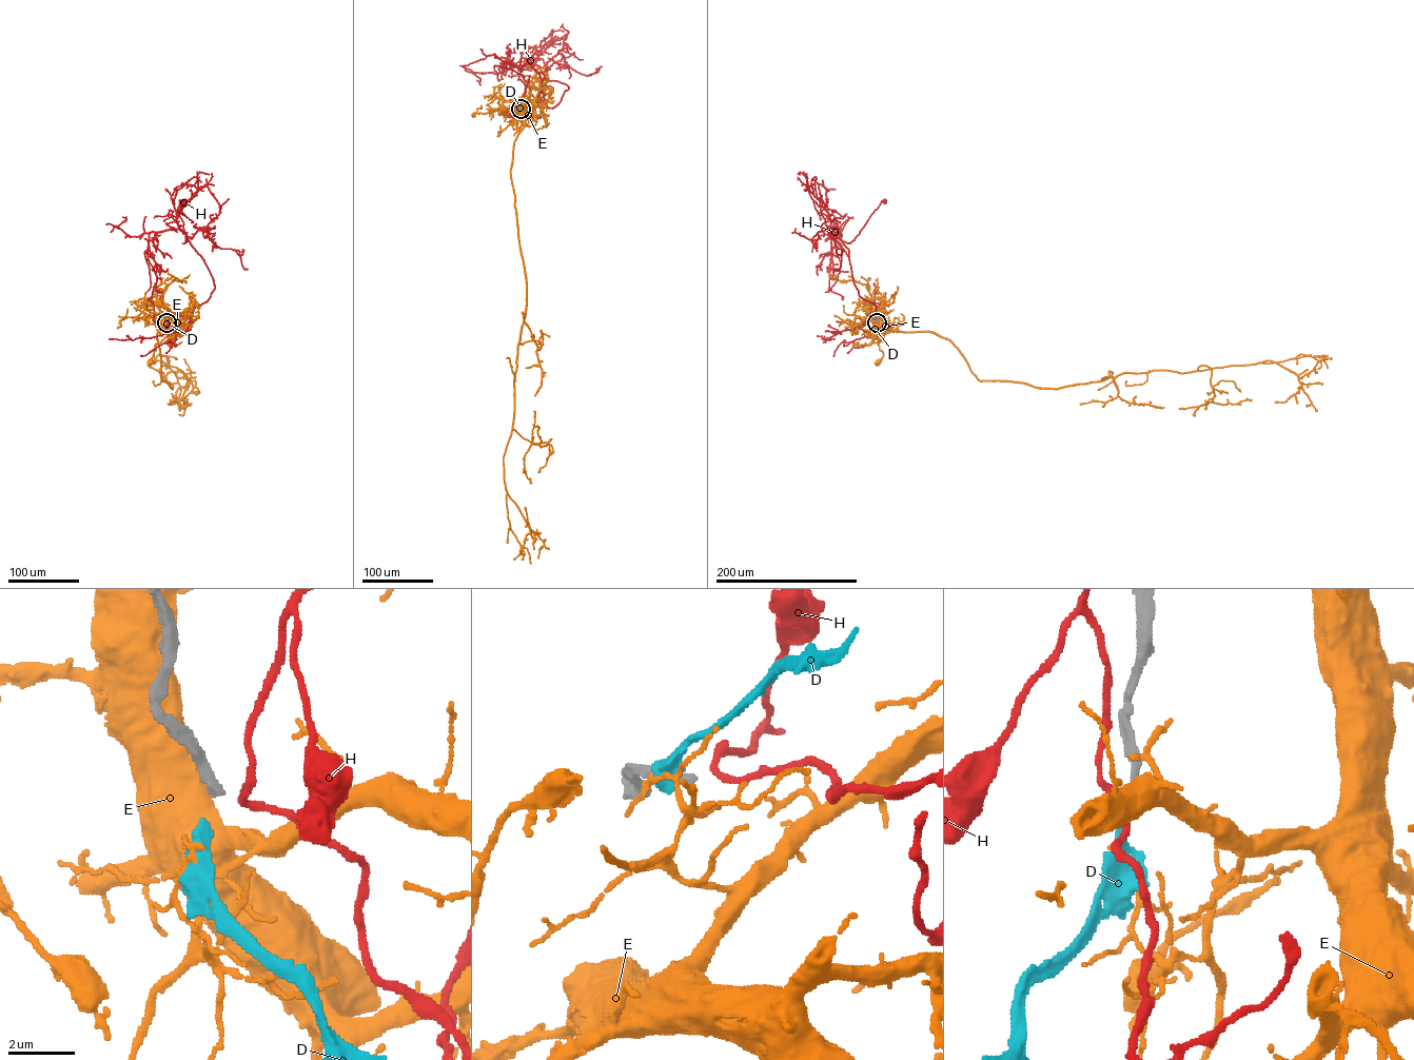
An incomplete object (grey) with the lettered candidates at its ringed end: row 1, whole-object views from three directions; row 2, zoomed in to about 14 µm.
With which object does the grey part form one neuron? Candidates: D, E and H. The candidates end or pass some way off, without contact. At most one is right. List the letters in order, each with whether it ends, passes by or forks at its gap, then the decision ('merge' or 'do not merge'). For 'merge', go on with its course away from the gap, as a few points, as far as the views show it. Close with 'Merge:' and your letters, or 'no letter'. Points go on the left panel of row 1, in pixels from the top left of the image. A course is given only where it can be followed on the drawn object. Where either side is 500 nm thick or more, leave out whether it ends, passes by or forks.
D: it ends; merge
E: it ends; do not merge
H: it passes by; do not merge
Merge: D

